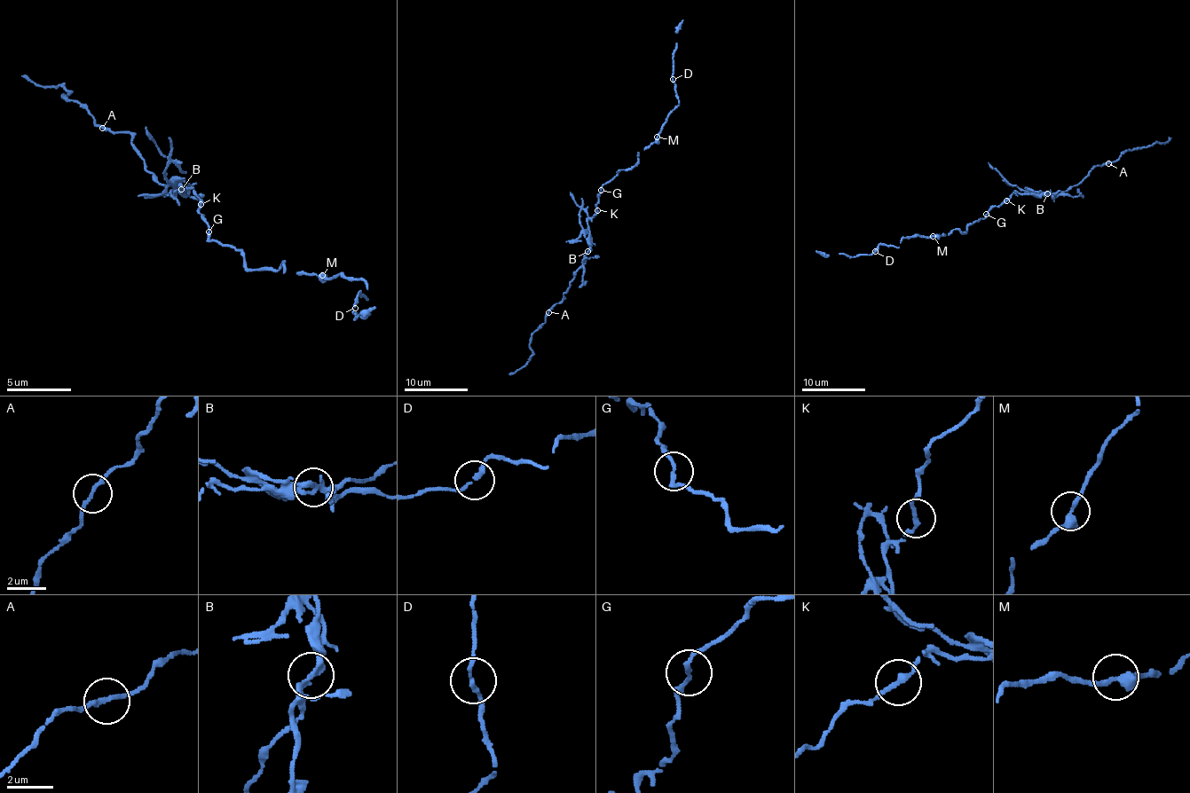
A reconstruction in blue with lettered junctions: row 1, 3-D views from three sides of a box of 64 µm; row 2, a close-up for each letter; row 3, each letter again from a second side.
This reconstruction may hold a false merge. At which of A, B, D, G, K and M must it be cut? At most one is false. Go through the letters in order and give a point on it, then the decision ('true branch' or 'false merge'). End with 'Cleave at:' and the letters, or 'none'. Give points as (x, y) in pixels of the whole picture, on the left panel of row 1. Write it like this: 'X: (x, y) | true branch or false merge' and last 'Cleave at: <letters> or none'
A: (102, 128) | true branch
B: (181, 189) | false merge
D: (355, 308) | true branch
G: (208, 231) | true branch
K: (200, 204) | true branch
M: (322, 275) | true branch
Cleave at: B

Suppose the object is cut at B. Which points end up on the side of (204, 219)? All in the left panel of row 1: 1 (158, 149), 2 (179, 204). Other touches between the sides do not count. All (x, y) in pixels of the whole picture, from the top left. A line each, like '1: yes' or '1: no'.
1: no
2: no

